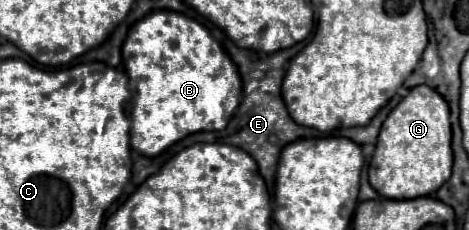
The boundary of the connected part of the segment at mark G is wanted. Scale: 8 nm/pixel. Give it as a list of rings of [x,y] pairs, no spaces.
[[[416,86],[388,114],[368,168],[372,188],[392,200],[410,200],[434,194],[452,174],[450,110],[446,100],[430,86]]]

